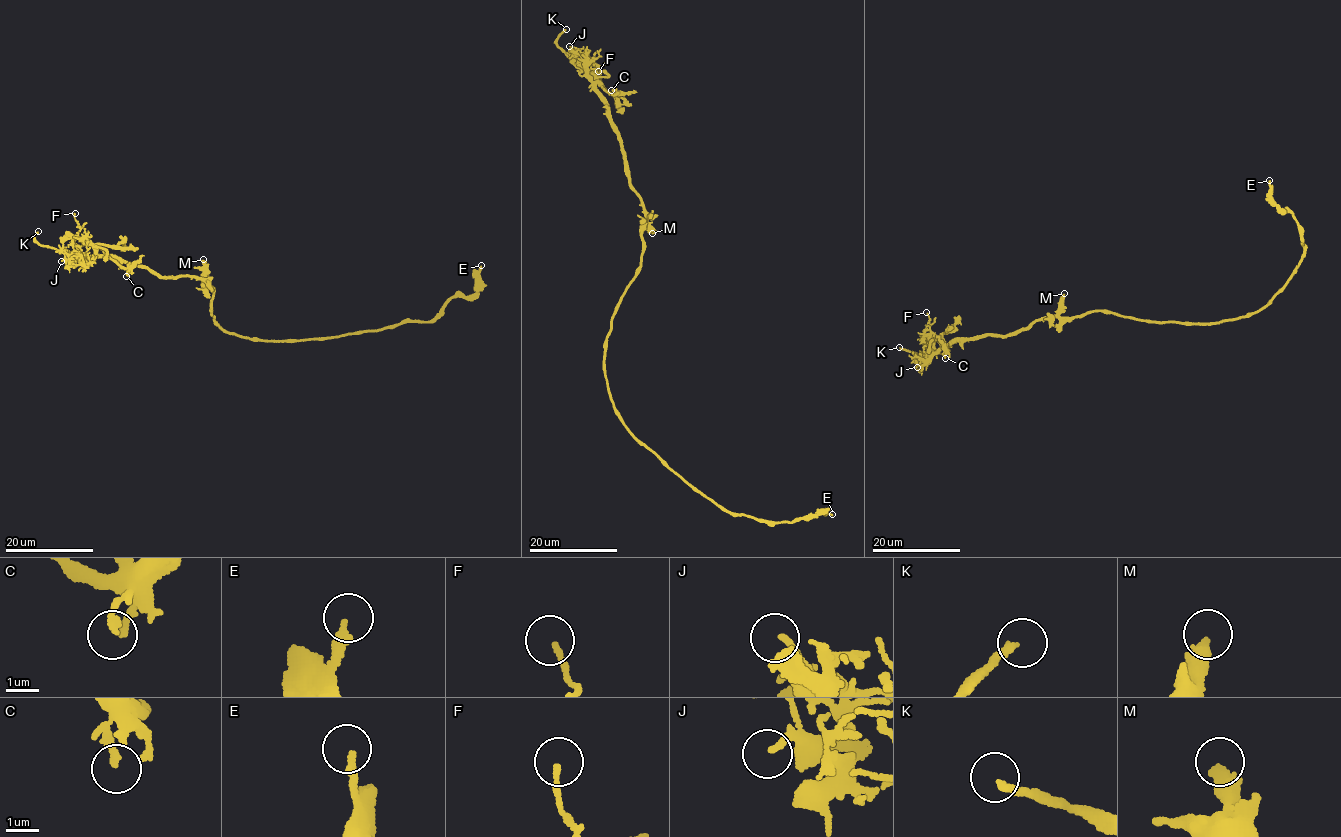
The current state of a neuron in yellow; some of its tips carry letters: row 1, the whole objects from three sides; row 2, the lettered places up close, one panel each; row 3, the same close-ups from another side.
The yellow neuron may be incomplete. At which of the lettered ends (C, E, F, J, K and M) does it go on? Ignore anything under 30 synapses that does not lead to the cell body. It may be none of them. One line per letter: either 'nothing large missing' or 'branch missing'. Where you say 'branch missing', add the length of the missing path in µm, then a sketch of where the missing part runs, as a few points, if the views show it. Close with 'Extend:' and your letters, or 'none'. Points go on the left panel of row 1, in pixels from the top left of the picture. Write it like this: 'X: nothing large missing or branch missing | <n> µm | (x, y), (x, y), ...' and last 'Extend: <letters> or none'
C: nothing large missing
E: nothing large missing
F: nothing large missing
J: nothing large missing
K: branch missing | 60 µm | (38, 231), (41, 227), (62, 225), (75, 220), (102, 201), (118, 149), (105, 111), (108, 106)
M: nothing large missing
Extend: K

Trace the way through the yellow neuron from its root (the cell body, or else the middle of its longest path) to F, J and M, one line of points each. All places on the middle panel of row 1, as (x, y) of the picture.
F: (610, 328), (616, 305), (640, 265), (645, 208), (629, 182), (625, 151), (609, 107), (588, 71), (598, 71)
J: (610, 328), (616, 305), (640, 265), (645, 208), (629, 182), (625, 151), (607, 103), (588, 68), (569, 46)
M: (610, 328), (616, 305), (640, 265), (643, 224), (652, 233)

